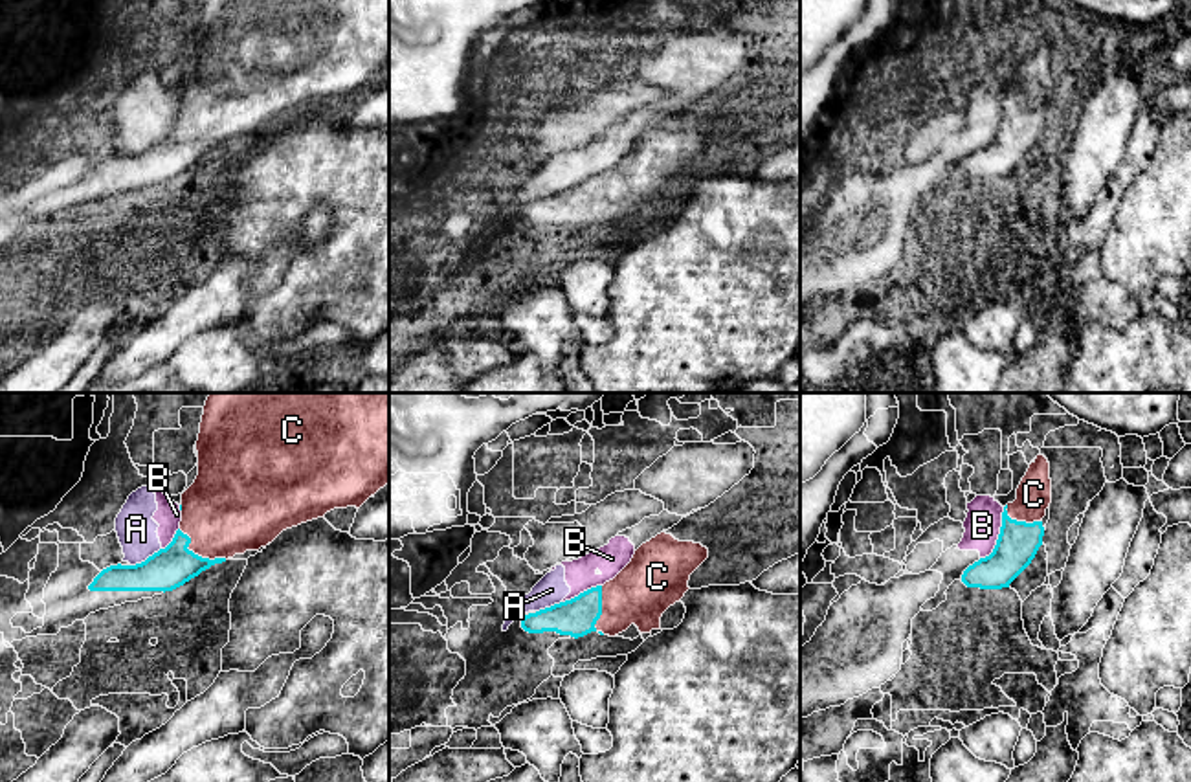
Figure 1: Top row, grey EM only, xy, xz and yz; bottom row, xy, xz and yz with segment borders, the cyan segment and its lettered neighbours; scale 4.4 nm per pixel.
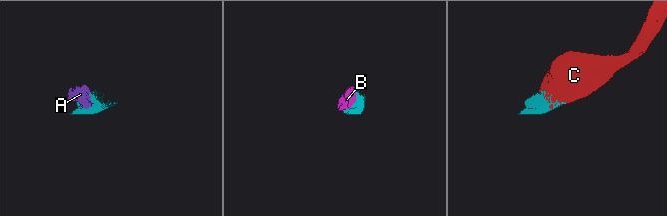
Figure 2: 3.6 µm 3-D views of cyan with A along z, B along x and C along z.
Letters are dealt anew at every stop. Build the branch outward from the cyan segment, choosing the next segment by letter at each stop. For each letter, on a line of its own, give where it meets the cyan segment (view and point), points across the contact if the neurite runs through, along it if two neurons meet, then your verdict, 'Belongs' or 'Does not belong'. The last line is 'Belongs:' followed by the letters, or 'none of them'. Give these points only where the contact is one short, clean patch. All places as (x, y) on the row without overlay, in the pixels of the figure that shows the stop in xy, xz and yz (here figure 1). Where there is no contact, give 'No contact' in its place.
A: Touches cyan at xy (147, 147). Boundary: xy (160, 136), (131, 155). Does not belong
B: Touches cyan at yz (999, 123). Boundary: yz (1004, 96), (997, 133), (980, 147). Does not belong
C: Touches cyan at xy (197, 144). Belongs
Belongs: C

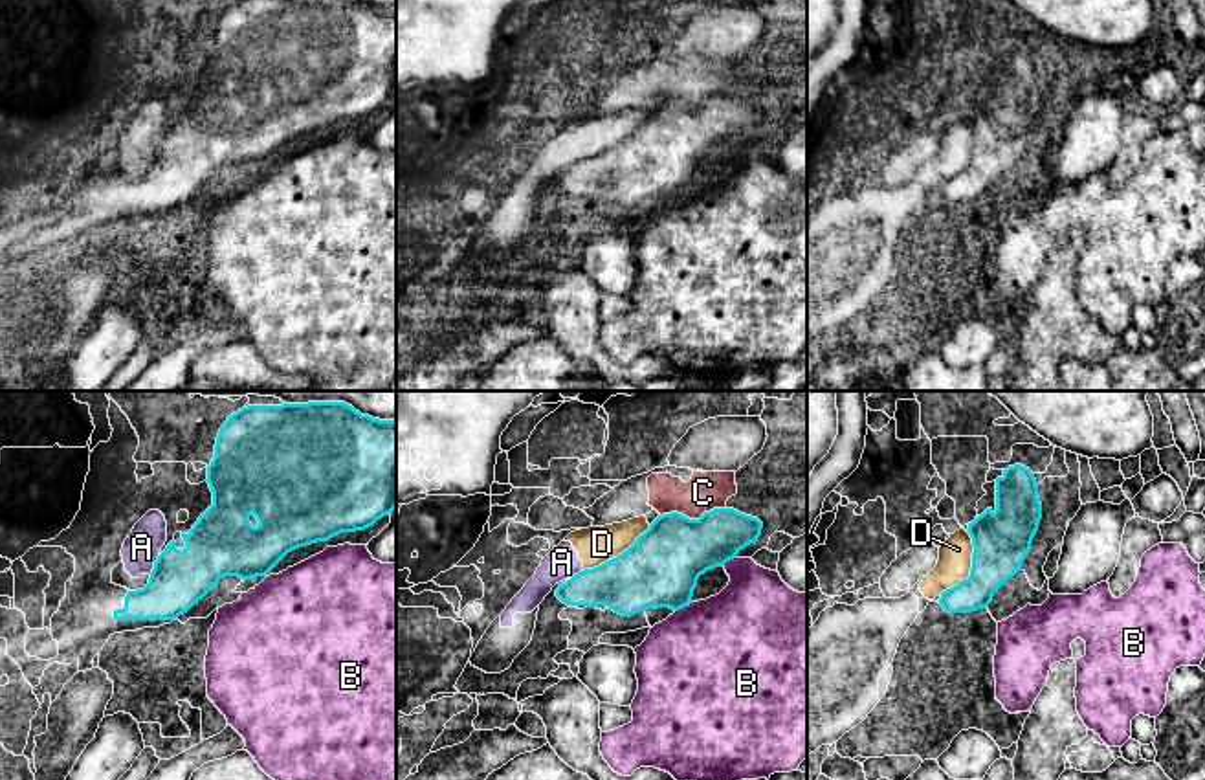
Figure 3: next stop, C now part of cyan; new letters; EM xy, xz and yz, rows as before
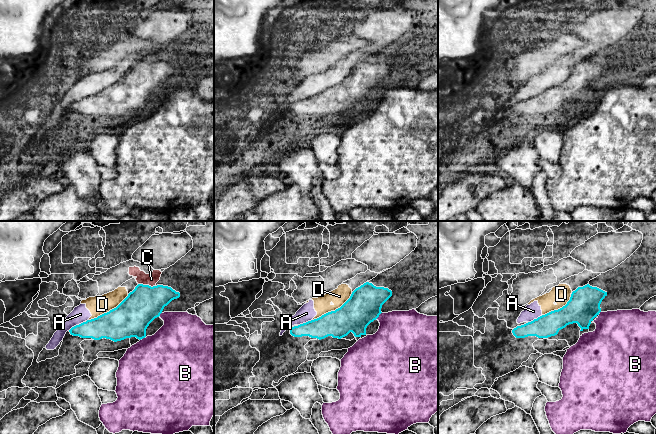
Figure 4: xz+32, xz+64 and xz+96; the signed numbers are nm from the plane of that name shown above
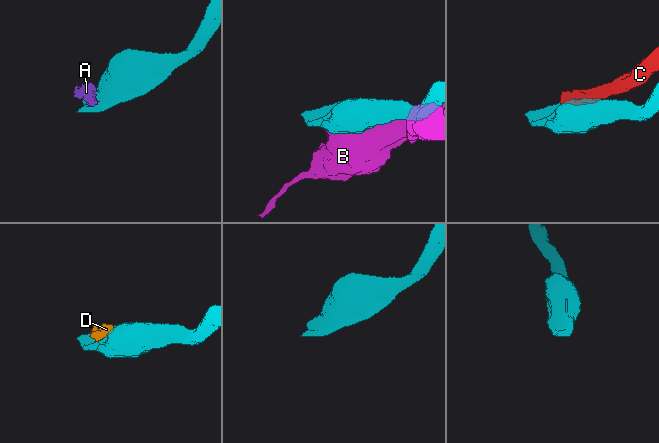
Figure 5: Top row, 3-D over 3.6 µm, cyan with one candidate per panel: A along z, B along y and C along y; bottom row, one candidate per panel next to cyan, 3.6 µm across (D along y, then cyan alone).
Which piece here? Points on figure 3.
A: Touches cyan at xy (154, 153). Boundary: xy (160, 144), (149, 162). Does not belong
B: Touches cyan at xz (729, 149). Boundary: xz (736, 145), (721, 155). Does not belong
C: Touches cyan at xz (692, 109). Does not belong
D: Touches cyan at yz (972, 156). Boundary: yz (967, 120), (972, 131), (971, 162), (939, 182). Does not belong
Belongs: none of them

